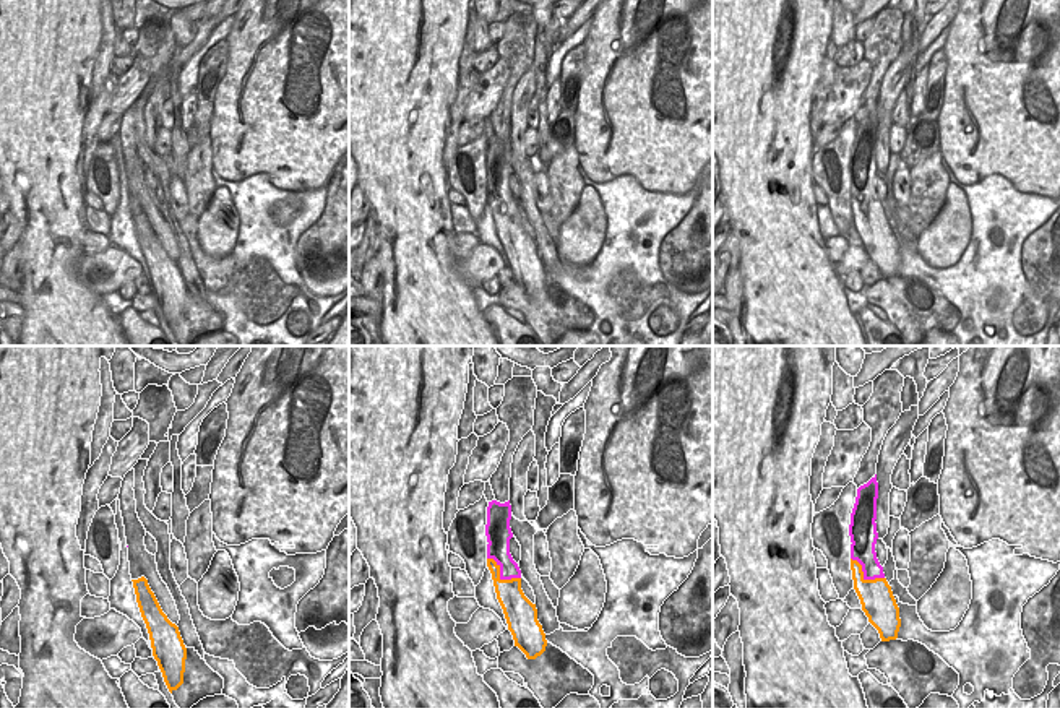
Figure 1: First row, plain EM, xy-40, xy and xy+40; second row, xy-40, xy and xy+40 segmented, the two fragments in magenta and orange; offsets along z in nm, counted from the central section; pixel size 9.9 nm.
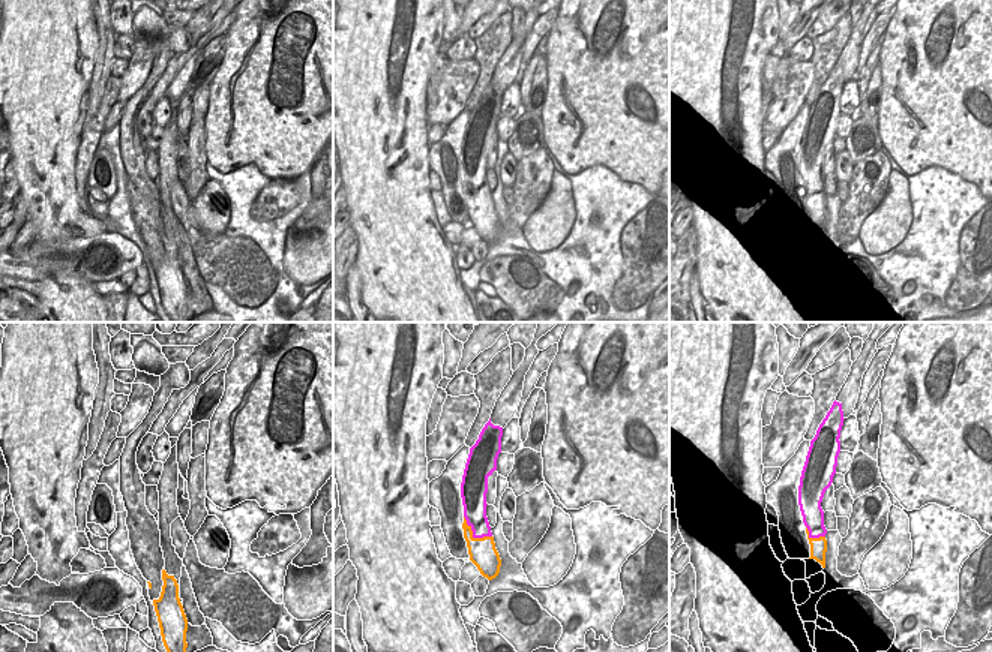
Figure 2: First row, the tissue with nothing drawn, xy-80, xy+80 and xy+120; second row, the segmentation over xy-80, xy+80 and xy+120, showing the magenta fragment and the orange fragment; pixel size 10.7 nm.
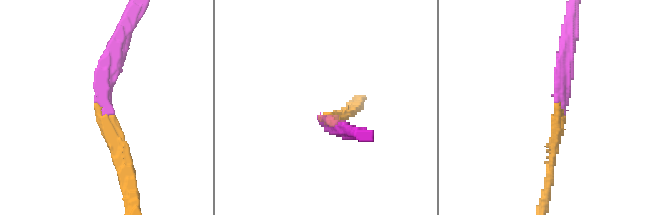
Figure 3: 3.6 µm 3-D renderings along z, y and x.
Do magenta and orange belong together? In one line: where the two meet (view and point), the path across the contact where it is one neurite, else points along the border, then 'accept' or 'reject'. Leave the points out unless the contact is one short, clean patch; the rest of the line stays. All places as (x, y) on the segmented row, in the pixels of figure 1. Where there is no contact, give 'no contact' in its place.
contact xy (500, 575); way xy (499, 551), (500, 575), (510, 595); accept

